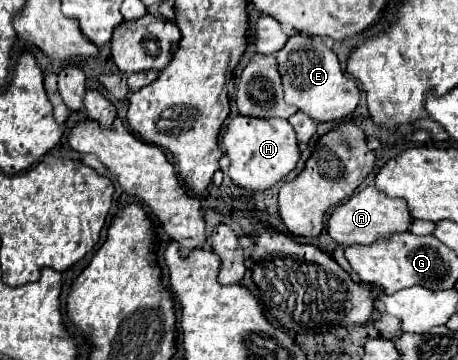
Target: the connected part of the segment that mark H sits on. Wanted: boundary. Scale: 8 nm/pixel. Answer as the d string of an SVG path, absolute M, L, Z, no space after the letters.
M237 115L229 121L221 135L223 153L229 157L227 175L235 185L249 191L263 191L281 181L289 171L295 169L299 161L299 147L293 133L293 127L287 119L261 119Z

